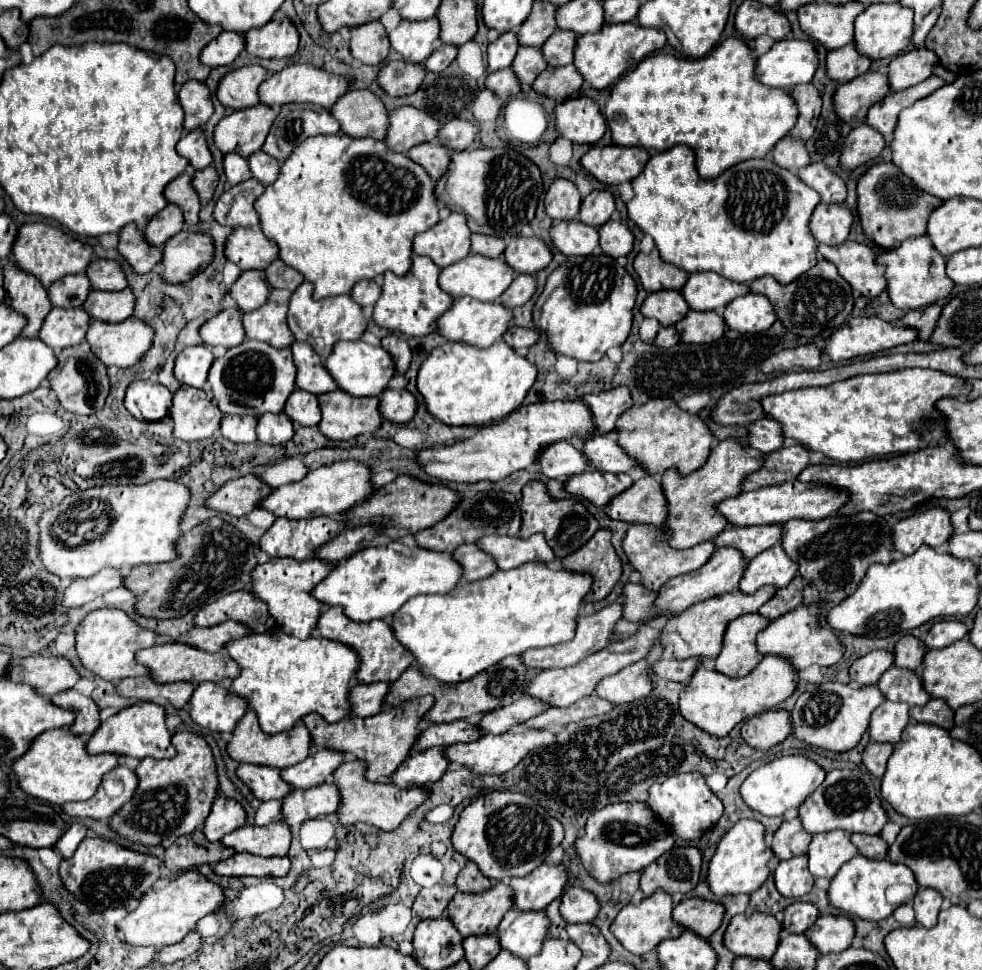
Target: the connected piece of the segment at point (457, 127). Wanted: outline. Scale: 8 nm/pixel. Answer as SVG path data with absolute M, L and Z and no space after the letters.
M451 120L451 122L447 122L439 130L439 140L447 148L465 150L465 148L469 148L475 142L479 132L481 132L481 128L475 122L469 122L469 120Z

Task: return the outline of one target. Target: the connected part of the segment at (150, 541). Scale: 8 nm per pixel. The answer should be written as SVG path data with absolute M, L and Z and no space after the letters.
M153 480L153 482L147 482L143 486L137 486L137 484L129 484L129 486L95 486L95 488L89 488L89 490L83 490L83 492L77 492L77 494L71 494L67 496L61 504L53 506L53 510L45 510L41 514L41 520L39 520L39 560L45 564L45 568L59 576L59 578L89 578L93 574L97 574L101 568L109 566L109 568L117 568L117 570L127 570L130 572L133 567L139 566L139 564L157 564L157 562L169 562L173 558L177 558L177 552L175 552L175 540L181 536L181 530L179 530L179 520L185 512L189 504L189 490L179 484L179 482L173 482L173 480Z

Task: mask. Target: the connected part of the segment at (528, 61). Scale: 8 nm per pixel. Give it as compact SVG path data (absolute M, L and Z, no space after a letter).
M521 46L513 60L513 70L525 90L531 88L537 74L541 74L545 68L547 68L547 64L545 64L545 58L539 48L523 48Z

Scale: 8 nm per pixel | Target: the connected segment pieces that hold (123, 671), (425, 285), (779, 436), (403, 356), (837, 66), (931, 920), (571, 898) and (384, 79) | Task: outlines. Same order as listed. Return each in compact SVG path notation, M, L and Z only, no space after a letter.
M103 608L89 612L75 630L75 650L85 670L107 682L119 682L129 676L145 676L149 670L135 662L135 652L155 644L155 632L137 626L123 610Z
M413 256L413 268L405 276L397 276L393 272L385 272L383 276L383 292L375 304L373 320L387 328L389 332L399 332L405 336L427 336L437 330L437 320L445 310L451 308L453 298L443 292L439 286L441 268L425 256Z
M771 418L755 420L747 426L747 442L751 448L759 450L761 454L769 454L783 446L783 432L781 426Z
M387 334L381 340L381 346L393 356L395 366L397 366L397 372L403 374L409 368L409 364L411 364L411 350L407 346L407 340L401 338L399 334Z
M853 42L843 48L831 50L827 54L827 76L837 82L843 82L843 80L849 82L865 74L869 66L871 66L871 60L867 56L861 56Z
M919 888L917 896L915 896L917 922L927 926L927 928L935 926L941 902L943 902L943 896L935 888Z
M567 888L565 894L561 896L561 916L567 920L567 922L591 922L597 918L597 912L599 912L599 902L597 898L583 890L583 888Z
M405 60L389 62L379 72L379 84L389 96L407 96L417 92L423 84L425 68L421 64L409 64Z

